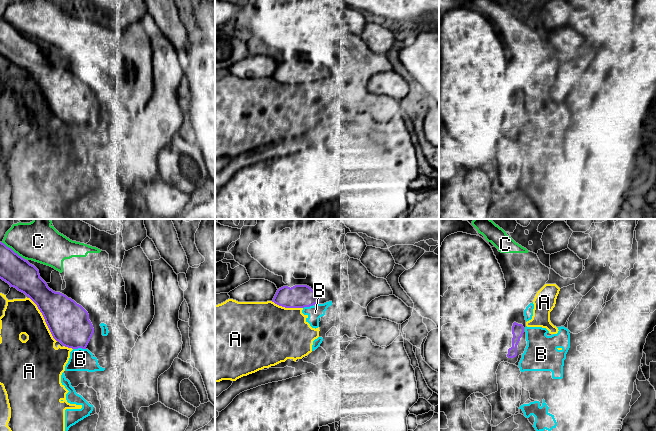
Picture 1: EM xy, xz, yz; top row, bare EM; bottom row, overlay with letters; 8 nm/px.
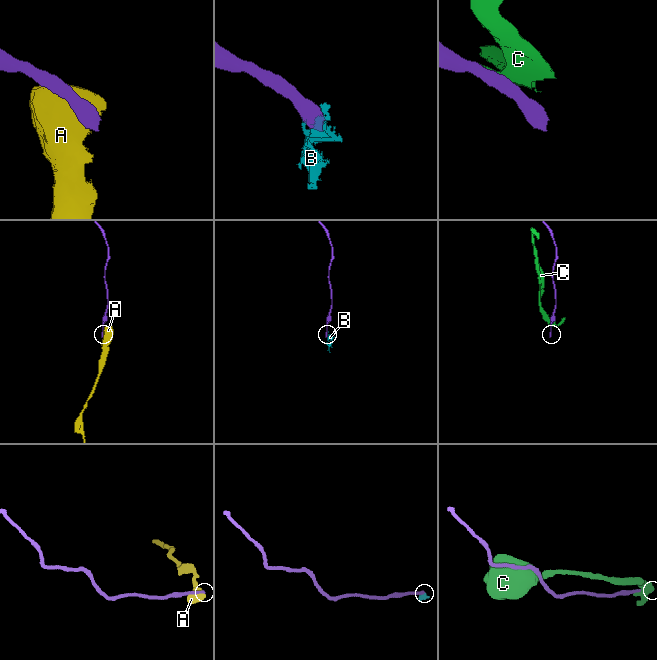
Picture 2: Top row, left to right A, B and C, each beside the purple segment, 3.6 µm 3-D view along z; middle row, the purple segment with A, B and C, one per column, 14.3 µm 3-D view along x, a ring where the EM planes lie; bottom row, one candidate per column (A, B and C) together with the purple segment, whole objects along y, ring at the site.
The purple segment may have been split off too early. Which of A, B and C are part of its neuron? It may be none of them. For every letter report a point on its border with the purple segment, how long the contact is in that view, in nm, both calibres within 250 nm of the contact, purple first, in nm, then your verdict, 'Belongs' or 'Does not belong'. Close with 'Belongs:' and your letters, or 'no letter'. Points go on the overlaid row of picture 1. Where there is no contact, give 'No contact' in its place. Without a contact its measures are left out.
A: Touches purple at xy (44, 318). Shared border 420 nm. Thickness 320 nm (purple) against 280 nm. Does not belong
B: Touches purple at xy (79, 347). Shared border 100 nm. Thickness 320 nm (purple) against 180 nm. Does not belong
C: Touches purple at xy (12, 250). Shared border 240 nm. Thickness 240 nm (purple) against 320 nm. Does not belong
Belongs: no letter

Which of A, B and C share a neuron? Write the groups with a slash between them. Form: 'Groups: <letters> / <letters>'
Groups: A B / C

